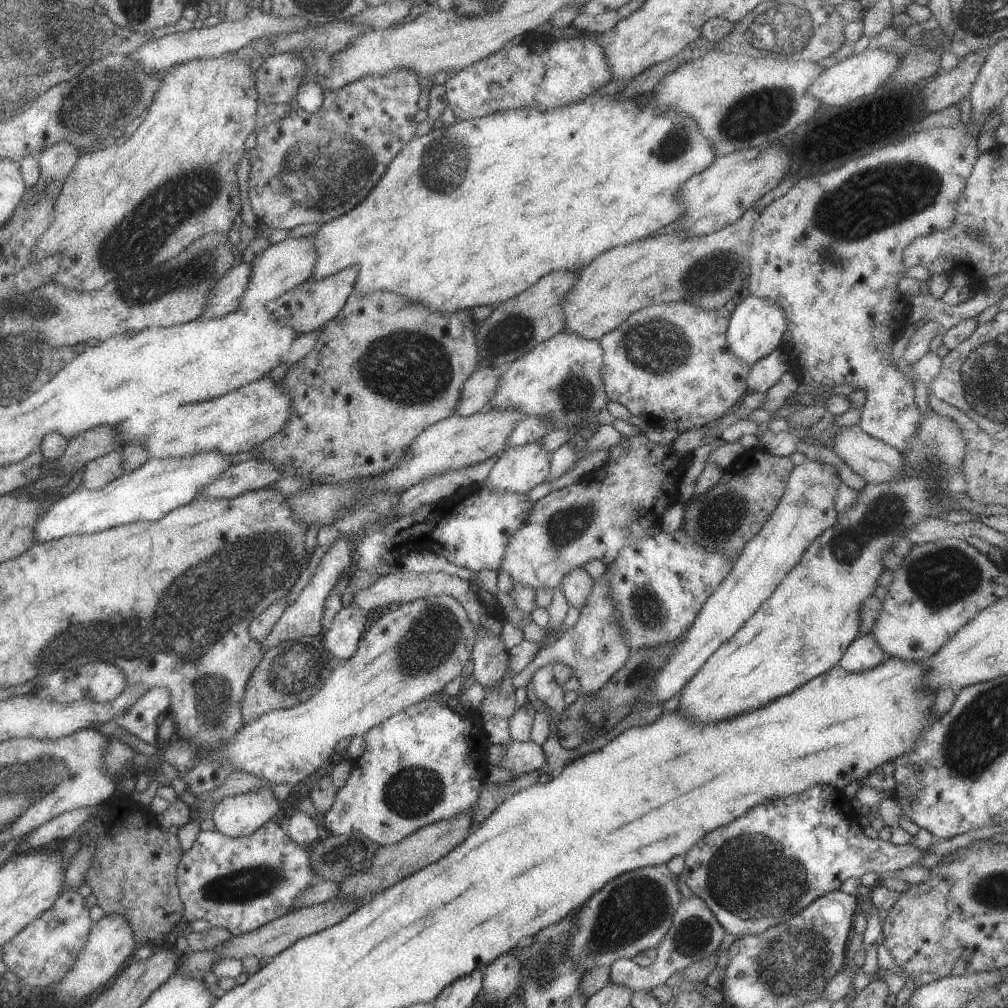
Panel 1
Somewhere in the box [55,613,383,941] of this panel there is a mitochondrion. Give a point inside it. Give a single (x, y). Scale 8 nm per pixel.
(260, 880)

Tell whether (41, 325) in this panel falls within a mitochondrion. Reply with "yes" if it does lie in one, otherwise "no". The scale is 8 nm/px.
yes

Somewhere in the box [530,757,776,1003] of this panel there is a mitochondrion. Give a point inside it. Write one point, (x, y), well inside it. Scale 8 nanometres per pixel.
(634, 909)

